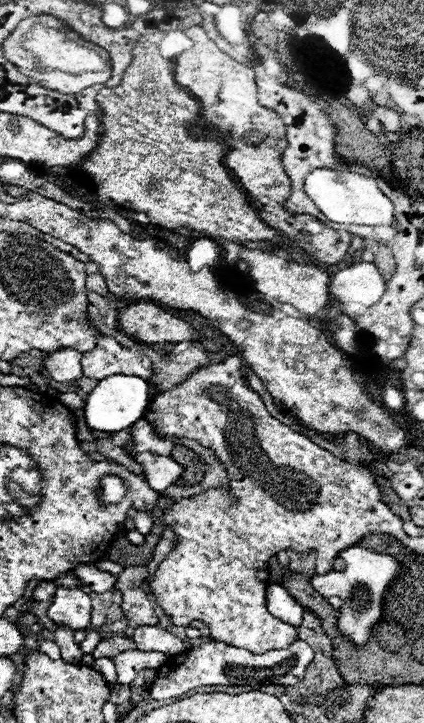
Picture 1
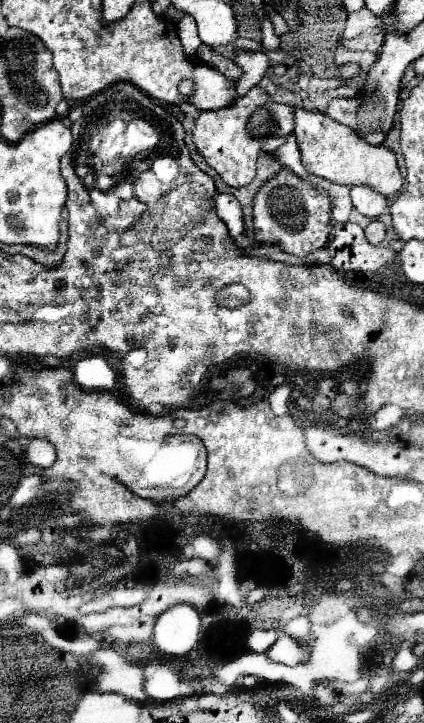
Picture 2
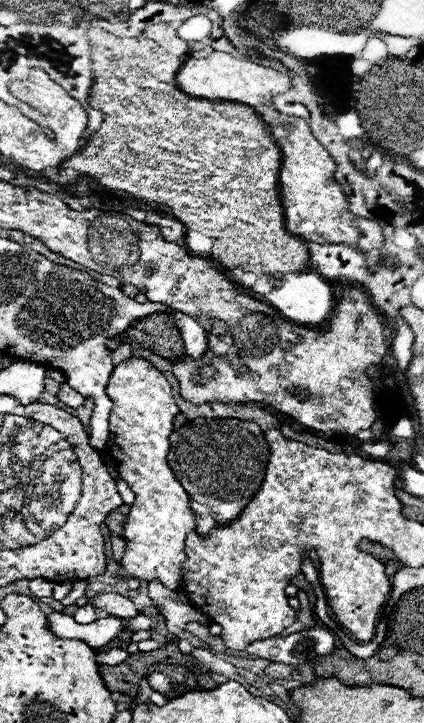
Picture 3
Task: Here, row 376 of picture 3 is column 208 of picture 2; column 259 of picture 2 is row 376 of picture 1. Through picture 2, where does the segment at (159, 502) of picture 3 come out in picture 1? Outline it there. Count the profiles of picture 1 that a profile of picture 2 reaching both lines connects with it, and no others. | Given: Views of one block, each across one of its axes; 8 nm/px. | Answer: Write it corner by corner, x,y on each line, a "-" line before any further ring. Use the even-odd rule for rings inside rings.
102,338
94,350
82,354
82,372
88,378
102,380
110,374
142,376
146,382
154,378
150,356
122,346
116,338

